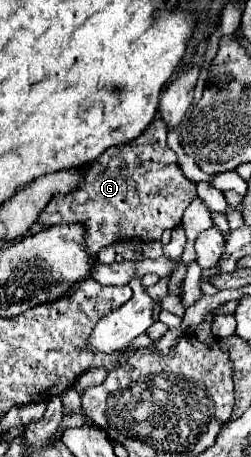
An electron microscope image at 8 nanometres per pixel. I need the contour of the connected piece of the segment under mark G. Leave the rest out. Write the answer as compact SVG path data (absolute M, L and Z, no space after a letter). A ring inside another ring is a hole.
M156 119L134 141L110 147L86 167L84 185L66 197L54 197L40 213L38 223L84 223L92 255L120 239L154 241L162 237L164 229L178 227L184 209L196 199L196 183L182 173L178 155L166 145L166 133L166 123ZM116 149L124 149L122 157L116 157Z

